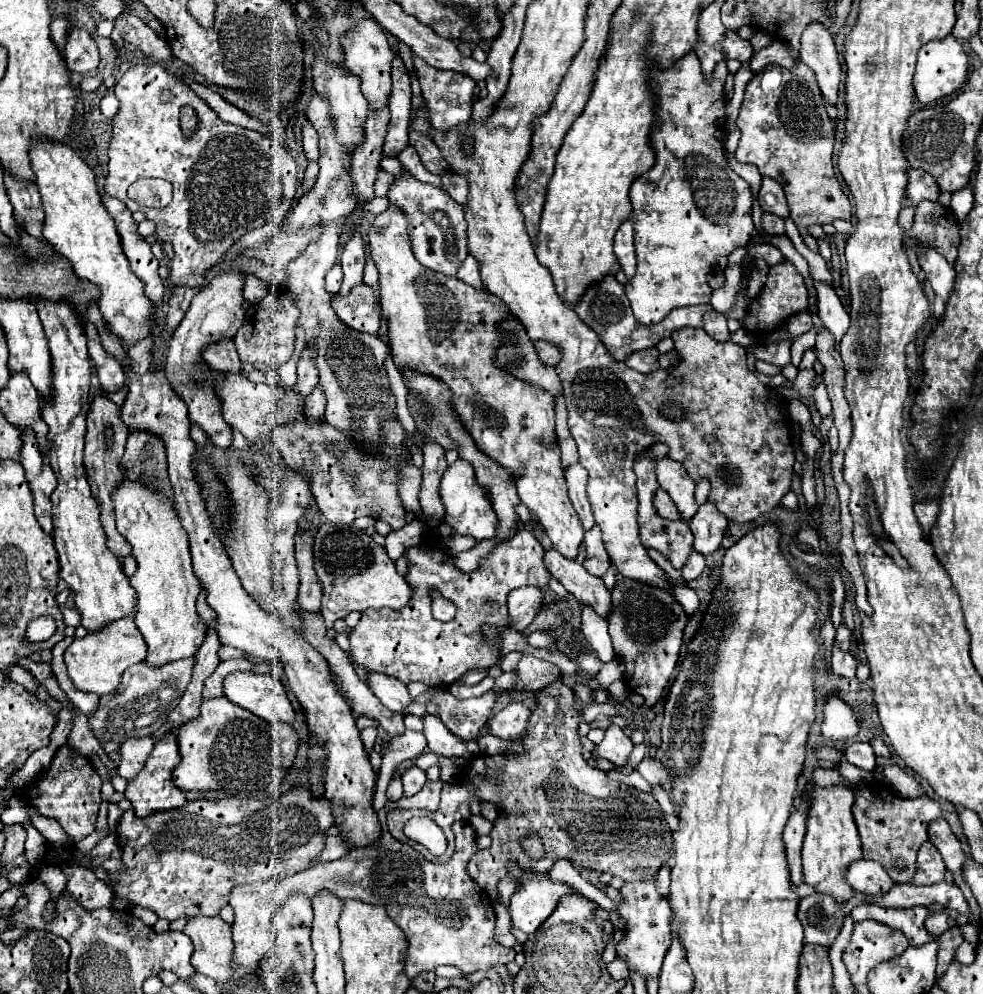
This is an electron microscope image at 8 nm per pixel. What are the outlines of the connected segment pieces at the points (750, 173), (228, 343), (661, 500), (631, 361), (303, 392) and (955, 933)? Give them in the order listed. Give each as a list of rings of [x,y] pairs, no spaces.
[[[726,153],[726,159],[728,159],[728,165],[732,167],[732,171],[738,173],[744,181],[748,181],[748,185],[750,185],[750,189],[752,189],[752,195],[756,197],[756,195],[758,195],[758,189],[760,189],[760,181],[762,181],[762,175],[760,175],[760,171],[756,169],[756,165],[742,165],[742,163],[738,163],[738,161],[734,159],[732,153]]]
[[[220,339],[216,343],[204,345],[202,357],[216,371],[240,373],[240,357],[236,353],[234,339]]]
[[[658,489],[656,495],[654,495],[654,505],[658,509],[658,513],[666,519],[672,519],[672,521],[680,521],[680,511],[676,509],[674,501],[670,499],[670,495],[664,491],[664,489]]]
[[[650,347],[650,349],[644,349],[644,351],[638,351],[638,353],[632,353],[624,359],[624,363],[636,371],[642,371],[642,373],[650,373],[650,369],[656,369],[658,367],[658,349],[656,347]]]
[[[304,349],[300,361],[298,361],[298,381],[294,385],[294,391],[302,397],[308,399],[308,395],[314,391],[318,385],[316,381],[316,365],[312,365],[312,357],[308,357],[308,349]]]
[[[956,925],[956,927],[948,929],[948,931],[944,931],[936,941],[938,941],[938,975],[940,975],[950,965],[952,953],[964,941],[964,937],[962,937],[960,927]]]

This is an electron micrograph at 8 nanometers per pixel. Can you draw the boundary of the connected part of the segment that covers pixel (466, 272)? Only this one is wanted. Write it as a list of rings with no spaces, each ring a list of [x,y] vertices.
[[[472,255],[466,257],[466,261],[462,263],[462,267],[460,267],[460,271],[458,271],[456,277],[462,279],[464,283],[470,283],[470,285],[476,287],[476,289],[484,289],[484,291],[486,291],[482,279],[480,279],[480,263],[478,263],[478,259],[472,257]]]

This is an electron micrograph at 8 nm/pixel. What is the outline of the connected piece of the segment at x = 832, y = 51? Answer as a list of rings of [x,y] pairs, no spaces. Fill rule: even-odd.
[[[818,21],[808,23],[800,39],[800,59],[816,73],[822,95],[836,105],[842,67],[830,31]]]

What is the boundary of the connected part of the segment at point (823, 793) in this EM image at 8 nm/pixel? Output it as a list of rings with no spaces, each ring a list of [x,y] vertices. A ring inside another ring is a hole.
[[[842,783],[840,785],[830,785],[830,787],[814,785],[810,791],[804,791],[802,797],[804,795],[808,799],[806,837],[804,837],[804,847],[802,847],[802,865],[804,865],[806,883],[816,883],[814,885],[816,891],[828,893],[828,895],[836,897],[838,901],[844,901],[854,891],[844,881],[842,871],[852,861],[862,857],[858,827],[856,827],[854,817],[852,817],[854,789],[850,785],[842,785]]]

